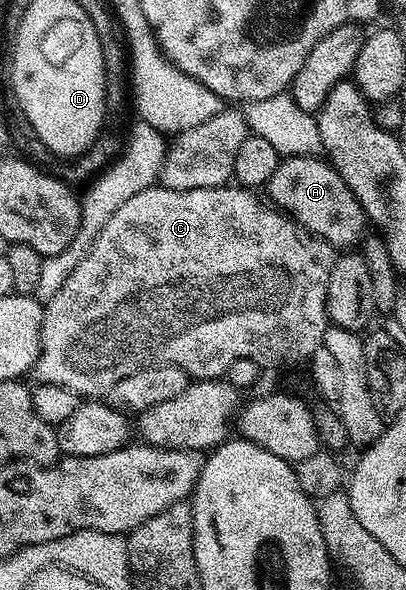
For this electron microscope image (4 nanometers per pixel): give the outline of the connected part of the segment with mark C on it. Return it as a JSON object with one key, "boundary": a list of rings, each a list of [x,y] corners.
{"boundary":[[[154,185],[143,189],[141,193],[124,202],[102,232],[95,237],[94,244],[83,261],[76,266],[63,289],[56,293],[49,303],[44,304],[45,316],[41,322],[41,352],[31,375],[37,383],[63,385],[79,397],[105,397],[109,390],[123,377],[131,377],[144,367],[154,363],[173,363],[182,367],[194,380],[221,379],[240,359],[255,361],[261,368],[293,367],[296,363],[304,364],[312,359],[315,349],[325,341],[325,331],[330,327],[327,313],[327,281],[331,277],[335,249],[327,241],[311,234],[306,227],[301,227],[284,211],[273,206],[272,202],[260,199],[260,194],[240,185],[208,187],[176,191],[170,187]]]}

